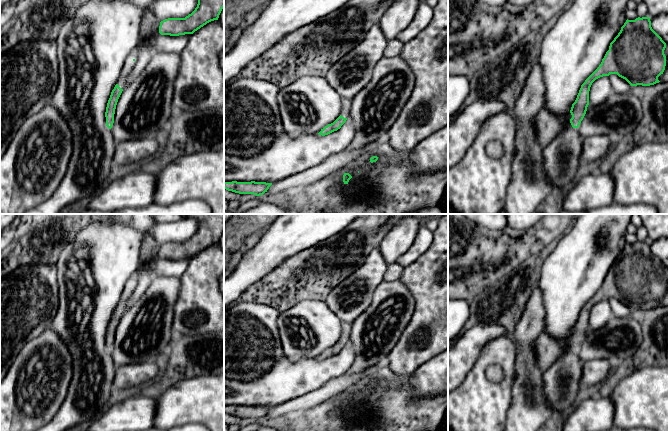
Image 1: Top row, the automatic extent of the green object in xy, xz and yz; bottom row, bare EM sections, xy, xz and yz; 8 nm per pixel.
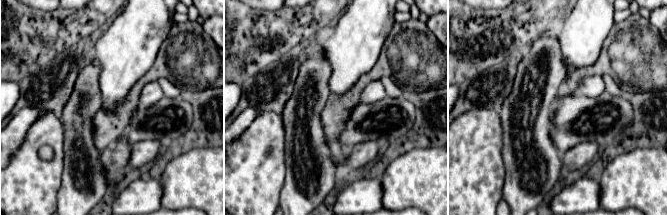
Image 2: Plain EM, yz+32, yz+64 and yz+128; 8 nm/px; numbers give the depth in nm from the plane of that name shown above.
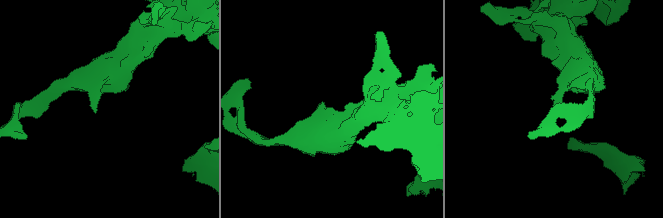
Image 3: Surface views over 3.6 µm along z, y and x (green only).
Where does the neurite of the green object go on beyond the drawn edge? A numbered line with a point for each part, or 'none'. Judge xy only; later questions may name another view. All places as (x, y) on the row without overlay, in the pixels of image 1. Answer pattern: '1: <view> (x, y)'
1: xy (123, 301)

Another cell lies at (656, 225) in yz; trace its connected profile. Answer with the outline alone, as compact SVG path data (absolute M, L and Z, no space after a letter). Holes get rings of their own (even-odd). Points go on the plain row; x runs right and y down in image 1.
M639 214L648 233L648 241L668 238L668 214Z

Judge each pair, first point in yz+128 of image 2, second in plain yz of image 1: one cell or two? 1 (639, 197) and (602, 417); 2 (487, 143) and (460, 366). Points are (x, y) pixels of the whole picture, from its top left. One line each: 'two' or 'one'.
1: two
2: two

